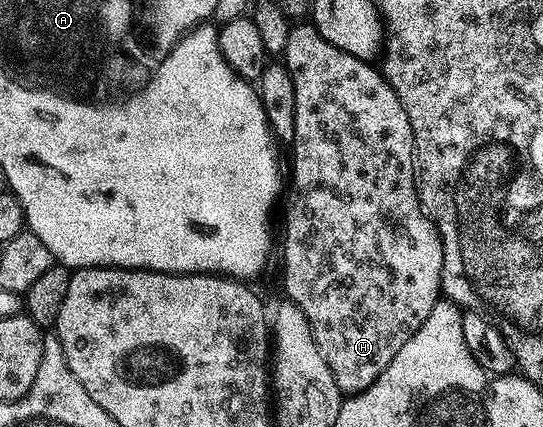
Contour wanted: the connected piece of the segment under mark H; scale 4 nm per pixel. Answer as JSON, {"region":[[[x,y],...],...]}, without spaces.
{"region":[[[298,22],[298,23],[295,23],[295,24],[294,24],[294,25],[293,25],[293,27],[291,27],[291,29],[290,29],[290,33],[289,33],[289,34],[288,34],[288,42],[287,42],[287,43],[286,43],[286,50],[285,50],[285,53],[284,53],[284,65],[285,65],[285,67],[286,67],[286,70],[287,70],[287,72],[288,72],[288,74],[290,74],[290,75],[291,75],[291,78],[292,78],[292,85],[293,85],[293,89],[294,89],[294,90],[295,90],[295,96],[296,96],[296,108],[295,108],[295,134],[294,134],[294,140],[293,140],[293,143],[292,143],[292,149],[294,149],[294,192],[295,192],[295,196],[294,196],[294,201],[292,201],[292,202],[291,202],[291,204],[290,204],[290,209],[288,209],[288,210],[287,210],[287,212],[286,212],[286,237],[284,237],[284,238],[283,238],[283,240],[282,240],[282,237],[281,237],[281,240],[280,240],[280,248],[281,248],[281,244],[282,244],[282,280],[283,280],[283,282],[284,282],[284,283],[286,283],[286,293],[285,293],[285,295],[286,295],[286,296],[287,296],[287,297],[288,297],[288,298],[289,298],[289,300],[291,300],[291,302],[292,302],[292,303],[294,303],[294,304],[295,304],[295,305],[296,305],[296,306],[298,306],[298,307],[299,307],[299,308],[300,308],[300,310],[302,310],[302,311],[303,311],[303,312],[304,312],[304,316],[305,316],[305,318],[308,318],[308,322],[309,322],[309,323],[310,323],[310,324],[311,324],[311,330],[312,330],[312,334],[313,334],[313,335],[314,335],[314,336],[315,336],[315,344],[316,344],[316,346],[317,346],[317,347],[318,347],[318,348],[319,348],[319,354],[321,354],[321,355],[322,355],[322,358],[323,358],[323,360],[324,360],[324,362],[326,362],[326,363],[327,363],[327,366],[328,366],[328,370],[330,370],[330,371],[331,371],[331,372],[332,372],[332,376],[333,376],[333,377],[334,377],[334,379],[335,379],[335,382],[336,382],[336,386],[338,386],[338,387],[339,387],[339,390],[340,390],[340,392],[341,392],[341,393],[342,393],[342,394],[357,394],[357,393],[359,393],[359,392],[362,392],[362,391],[363,391],[363,390],[364,390],[364,389],[365,389],[365,388],[367,388],[367,387],[368,387],[368,386],[372,386],[372,382],[376,382],[376,378],[380,378],[380,374],[384,374],[384,370],[385,370],[385,369],[386,369],[386,367],[387,367],[387,366],[388,366],[388,362],[392,362],[392,358],[396,358],[396,354],[400,354],[400,346],[404,346],[404,342],[408,342],[408,338],[412,338],[412,337],[413,337],[413,336],[414,336],[414,335],[415,335],[415,334],[416,334],[416,330],[420,330],[420,326],[421,326],[421,325],[422,325],[422,323],[424,323],[424,321],[426,321],[426,319],[427,319],[427,318],[428,318],[428,314],[432,314],[432,310],[433,310],[433,309],[434,309],[434,305],[435,305],[435,304],[437,304],[437,303],[438,303],[438,301],[439,301],[439,299],[440,299],[440,289],[441,289],[441,286],[442,286],[442,263],[443,263],[443,262],[444,262],[444,250],[443,250],[443,249],[442,249],[442,240],[441,240],[441,239],[440,239],[440,238],[439,238],[439,237],[438,237],[438,230],[437,230],[437,228],[435,228],[435,227],[434,227],[434,222],[433,222],[433,220],[431,220],[431,219],[430,219],[430,217],[429,217],[429,216],[427,216],[427,215],[426,215],[426,212],[425,212],[425,210],[423,210],[423,208],[422,208],[422,200],[421,200],[421,199],[420,199],[420,198],[419,198],[419,197],[418,197],[418,187],[417,187],[417,186],[416,186],[416,182],[415,182],[415,181],[414,181],[414,135],[413,135],[413,134],[412,134],[412,122],[408,122],[408,114],[404,114],[404,106],[400,106],[400,98],[396,98],[396,94],[395,94],[395,93],[394,93],[394,91],[393,91],[393,90],[392,90],[392,86],[391,86],[391,85],[390,85],[390,84],[389,84],[389,82],[387,82],[387,81],[386,81],[386,78],[385,78],[385,76],[383,76],[383,75],[382,75],[382,73],[381,73],[381,71],[379,71],[379,69],[378,69],[378,68],[377,68],[377,67],[375,67],[375,65],[374,65],[374,64],[373,64],[373,63],[370,63],[370,62],[367,62],[367,61],[365,61],[365,60],[361,60],[361,59],[360,59],[360,58],[356,58],[356,57],[355,57],[355,56],[353,56],[353,55],[352,55],[352,54],[348,54],[348,53],[347,53],[347,52],[345,52],[345,51],[344,51],[344,50],[340,50],[340,49],[339,49],[339,48],[337,48],[337,47],[336,47],[336,46],[332,46],[332,42],[328,42],[328,41],[327,41],[327,40],[326,40],[326,39],[324,39],[324,37],[322,37],[322,36],[321,36],[321,35],[320,35],[320,33],[318,33],[318,31],[317,31],[317,30],[316,30],[316,29],[315,29],[315,28],[314,28],[314,25],[313,25],[313,23],[310,23],[310,22],[306,22],[306,24],[300,24],[300,23],[304,23],[304,22]]]}

